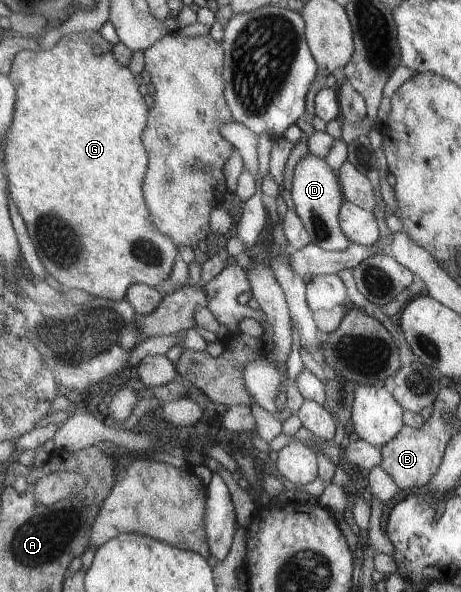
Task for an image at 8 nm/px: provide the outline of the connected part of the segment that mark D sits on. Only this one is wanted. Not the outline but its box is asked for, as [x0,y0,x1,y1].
[291,154,353,251]

